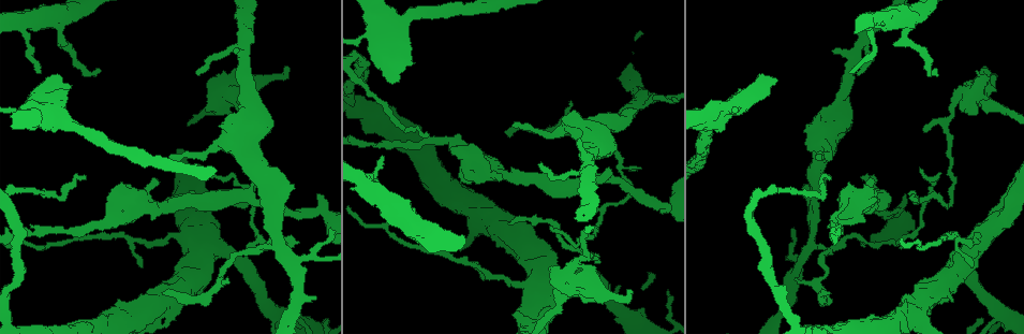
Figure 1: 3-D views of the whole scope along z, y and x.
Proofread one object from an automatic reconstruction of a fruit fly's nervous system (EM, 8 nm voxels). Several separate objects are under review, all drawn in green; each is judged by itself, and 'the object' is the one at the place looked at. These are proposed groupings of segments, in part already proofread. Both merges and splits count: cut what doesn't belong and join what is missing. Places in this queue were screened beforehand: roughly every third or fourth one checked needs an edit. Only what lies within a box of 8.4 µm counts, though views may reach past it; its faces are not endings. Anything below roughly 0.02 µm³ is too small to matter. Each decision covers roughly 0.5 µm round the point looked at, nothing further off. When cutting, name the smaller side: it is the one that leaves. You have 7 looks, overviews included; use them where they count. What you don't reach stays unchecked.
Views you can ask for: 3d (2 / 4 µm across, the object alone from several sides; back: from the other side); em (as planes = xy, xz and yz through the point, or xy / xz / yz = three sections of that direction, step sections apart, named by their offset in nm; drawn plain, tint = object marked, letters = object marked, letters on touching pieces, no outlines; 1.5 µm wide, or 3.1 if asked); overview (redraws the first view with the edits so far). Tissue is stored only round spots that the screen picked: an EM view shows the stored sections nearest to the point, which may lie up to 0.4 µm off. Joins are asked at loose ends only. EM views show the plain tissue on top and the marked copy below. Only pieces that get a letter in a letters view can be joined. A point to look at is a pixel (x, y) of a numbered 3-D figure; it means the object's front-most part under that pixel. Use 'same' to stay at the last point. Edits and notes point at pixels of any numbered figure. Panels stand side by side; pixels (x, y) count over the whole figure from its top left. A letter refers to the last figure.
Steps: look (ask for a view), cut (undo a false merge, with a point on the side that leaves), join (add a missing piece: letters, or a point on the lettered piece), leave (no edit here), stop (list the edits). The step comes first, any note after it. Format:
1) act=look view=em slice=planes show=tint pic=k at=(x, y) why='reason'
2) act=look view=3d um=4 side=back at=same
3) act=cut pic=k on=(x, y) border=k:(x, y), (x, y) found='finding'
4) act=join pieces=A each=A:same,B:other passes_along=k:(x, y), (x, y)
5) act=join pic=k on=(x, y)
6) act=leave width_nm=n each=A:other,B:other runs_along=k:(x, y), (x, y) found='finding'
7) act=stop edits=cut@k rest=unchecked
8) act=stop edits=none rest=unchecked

act=look view=3d um=2 pic=1 at=(374, 144) why='a narrow waist'

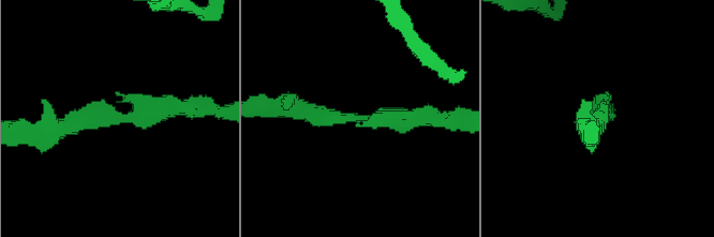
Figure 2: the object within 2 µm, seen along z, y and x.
act=look view=em slice=planes show=letters pic=2 at=(360, 116) why='now the EM'

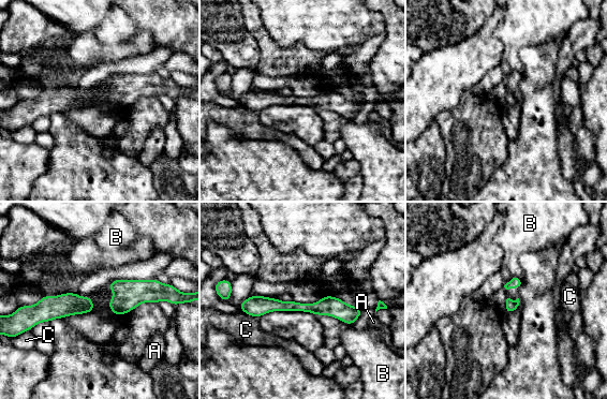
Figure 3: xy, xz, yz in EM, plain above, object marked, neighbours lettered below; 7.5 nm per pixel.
act=leave each=A:other,B:other,C:other runs_along=3:(242, 307), (335, 307), (358, 312) found='continuous, no second cell'

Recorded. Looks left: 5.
act=look view=3d um=2 pic=1 at=(362, 35) why='narrows sharply'

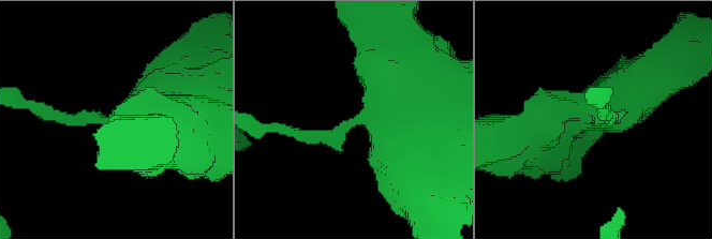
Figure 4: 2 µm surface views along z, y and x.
act=look view=em slice=xz step=4 show=tint pic=4 at=(346, 126) why='shape alone is not enough'

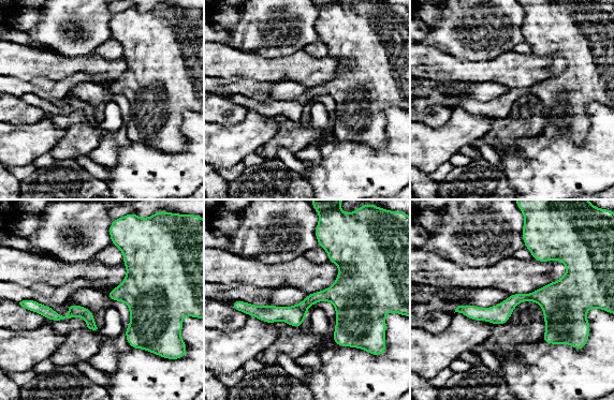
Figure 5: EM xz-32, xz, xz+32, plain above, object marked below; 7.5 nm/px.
act=look view=em slice=xz step=4 show=letters at=same

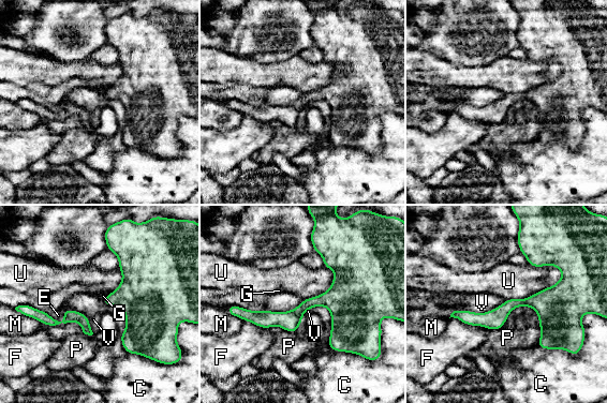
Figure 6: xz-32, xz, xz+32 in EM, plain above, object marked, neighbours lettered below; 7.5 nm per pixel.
act=leave each=C:other,E:other,F:other,G:other,M:other,P:other,U:other,V:other found='continuous, no second cell'

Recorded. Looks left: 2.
act=look view=3d um=2 pic=1 at=(610, 170) why='free end'

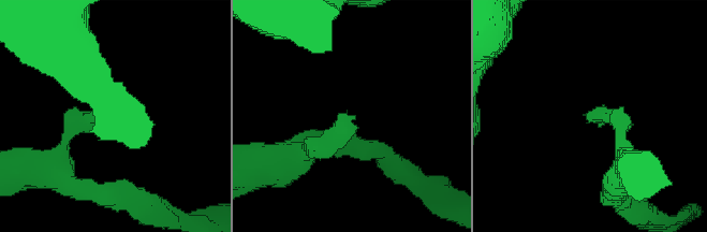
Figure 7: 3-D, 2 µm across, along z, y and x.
act=look view=em slice=planes show=letters pic=7 at=(353, 118) why='need the tissue'

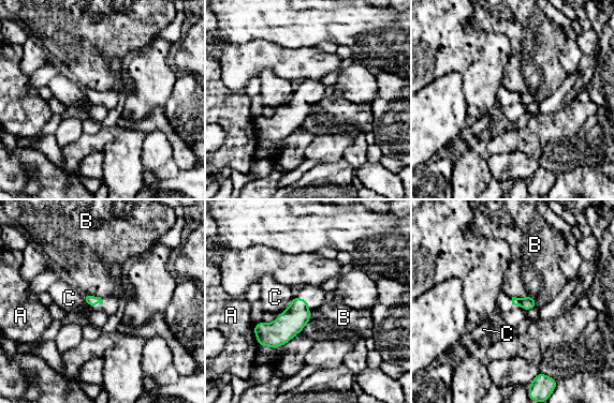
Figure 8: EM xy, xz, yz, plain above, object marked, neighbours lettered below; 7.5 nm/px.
act=leave each=A:other,B:other,C:other border=8:(311, 311), (311, 317), (301, 331) found='none of them fits'

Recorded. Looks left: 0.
act=stop edits=none rest=unchecked

